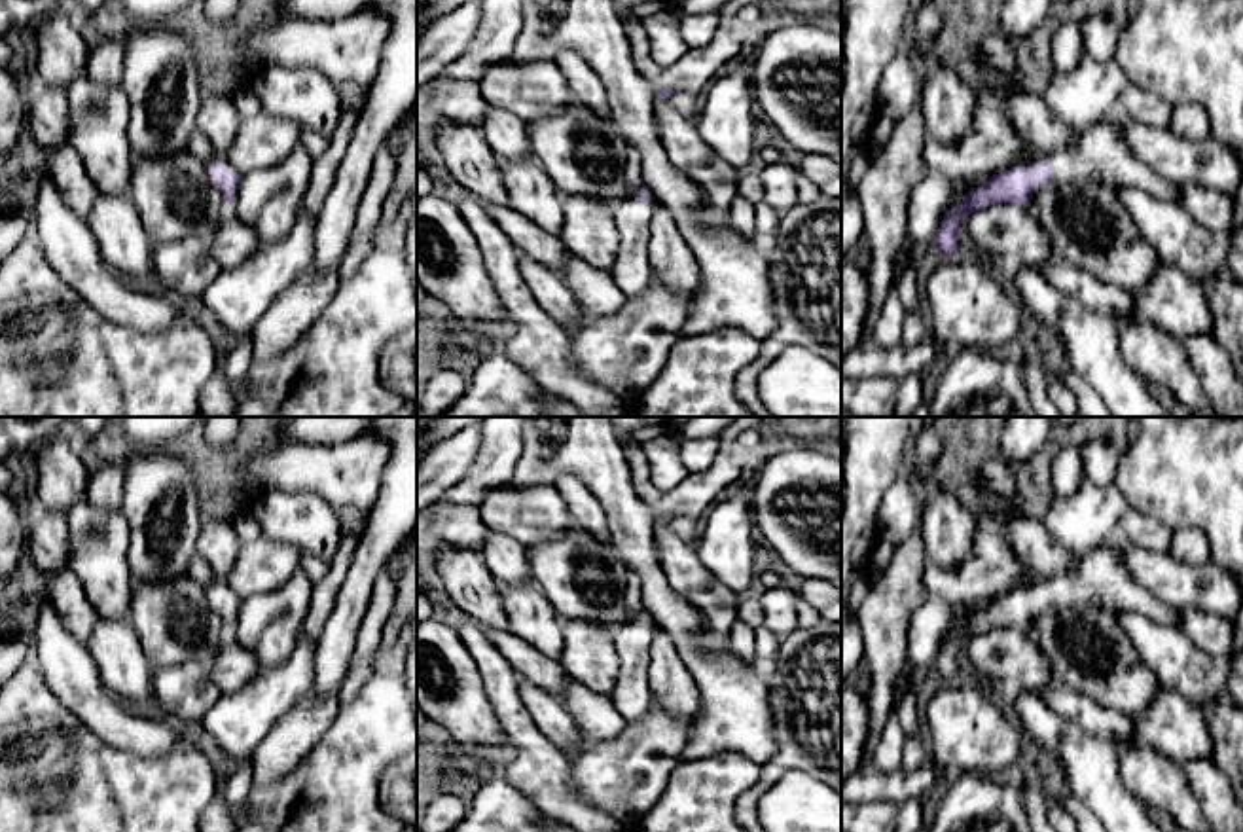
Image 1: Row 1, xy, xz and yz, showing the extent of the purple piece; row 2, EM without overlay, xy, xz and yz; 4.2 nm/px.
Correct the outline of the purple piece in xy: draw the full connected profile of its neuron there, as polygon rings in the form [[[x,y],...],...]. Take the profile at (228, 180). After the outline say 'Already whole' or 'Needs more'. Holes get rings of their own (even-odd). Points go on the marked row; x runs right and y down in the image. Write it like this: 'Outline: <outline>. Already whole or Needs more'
Outline: [[[216,155],[214,159],[205,163],[207,180],[210,188],[220,190],[225,201],[231,205],[235,199],[239,174],[225,155]]]. Needs more

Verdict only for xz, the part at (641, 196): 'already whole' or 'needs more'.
needs more

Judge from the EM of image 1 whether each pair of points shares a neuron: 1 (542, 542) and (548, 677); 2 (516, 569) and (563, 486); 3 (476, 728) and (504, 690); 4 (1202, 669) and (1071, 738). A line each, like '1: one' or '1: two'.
1: one
2: one
3: two
4: two

